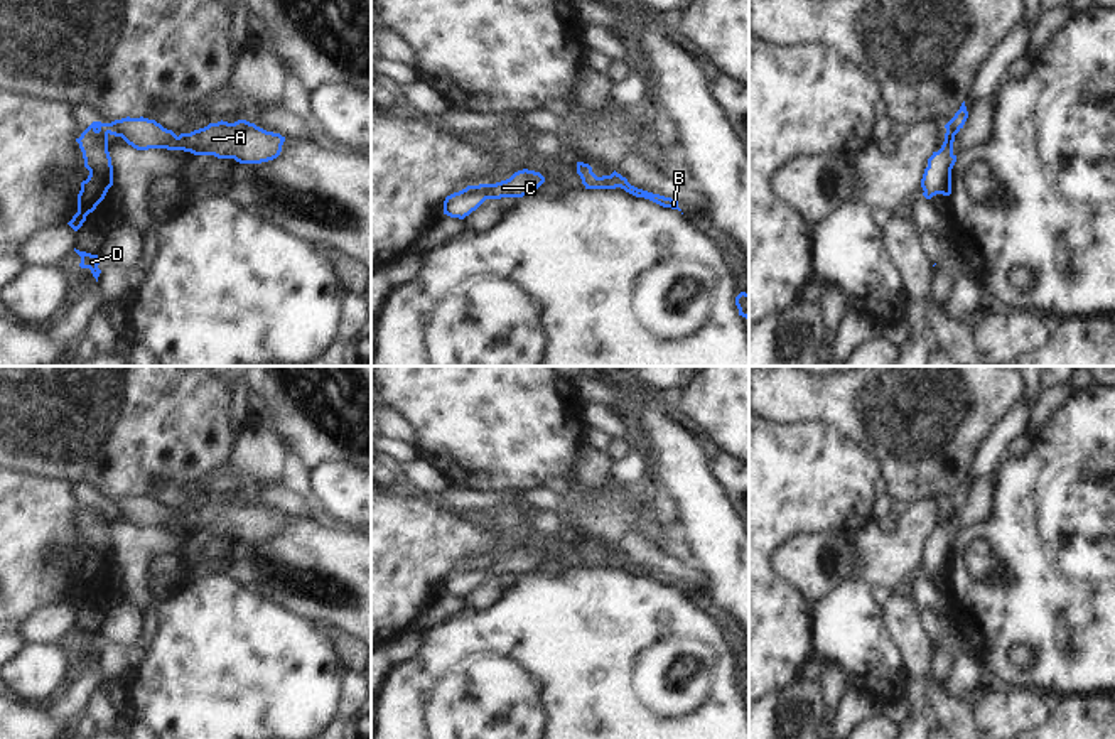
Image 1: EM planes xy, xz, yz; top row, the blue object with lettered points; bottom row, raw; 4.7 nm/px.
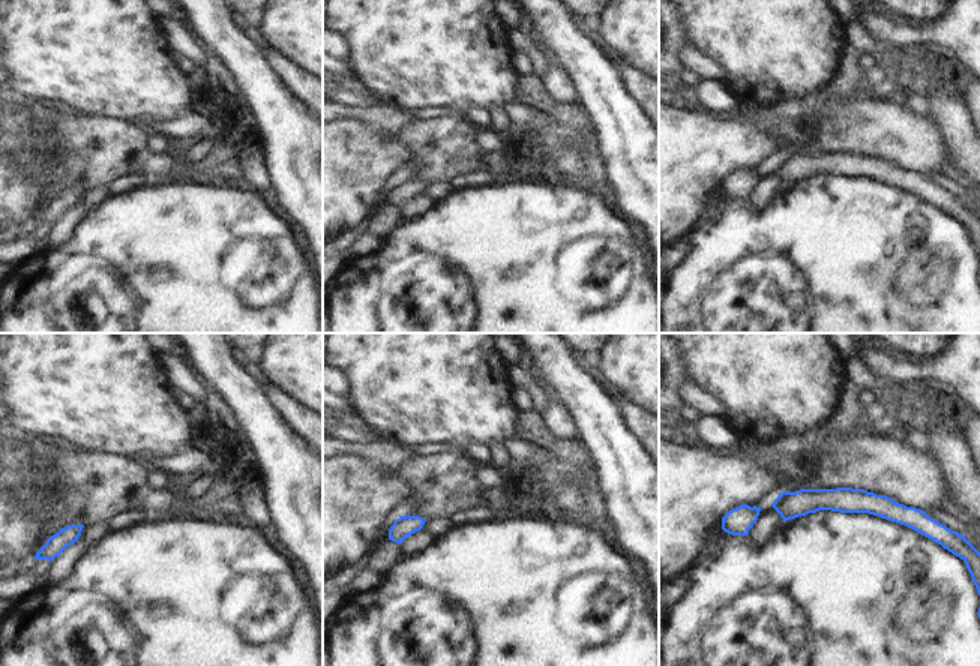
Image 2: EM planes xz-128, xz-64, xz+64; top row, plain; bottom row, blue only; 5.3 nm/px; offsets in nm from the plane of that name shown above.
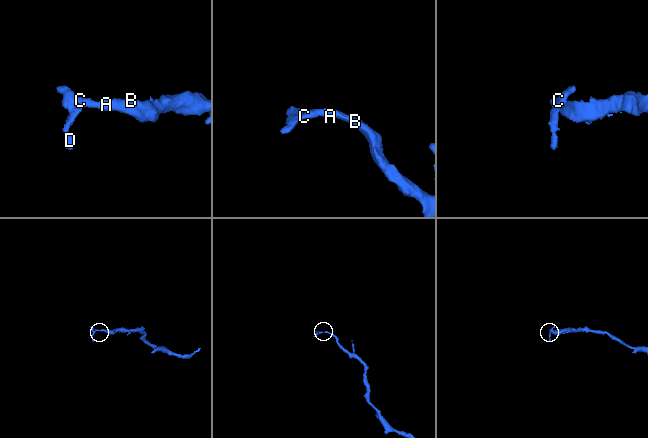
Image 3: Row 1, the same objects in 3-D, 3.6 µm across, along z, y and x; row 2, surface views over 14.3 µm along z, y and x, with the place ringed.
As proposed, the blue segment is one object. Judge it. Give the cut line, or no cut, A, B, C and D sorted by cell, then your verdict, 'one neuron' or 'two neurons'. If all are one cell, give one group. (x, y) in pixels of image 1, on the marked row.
cut none; groups A B C D; one neuron

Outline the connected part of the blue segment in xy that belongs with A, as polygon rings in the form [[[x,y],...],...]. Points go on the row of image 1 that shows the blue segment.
[[[121,118],[111,123],[93,121],[76,142],[89,170],[78,194],[78,213],[67,223],[78,231],[86,216],[96,209],[113,186],[113,165],[108,152],[108,137],[121,137],[137,150],[167,148],[194,155],[234,159],[240,164],[261,164],[280,155],[285,137],[267,132],[255,123],[238,120],[218,121],[179,137],[148,118]]]

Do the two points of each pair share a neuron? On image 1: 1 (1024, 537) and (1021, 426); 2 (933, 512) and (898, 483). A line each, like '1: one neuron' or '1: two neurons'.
1: two neurons
2: two neurons

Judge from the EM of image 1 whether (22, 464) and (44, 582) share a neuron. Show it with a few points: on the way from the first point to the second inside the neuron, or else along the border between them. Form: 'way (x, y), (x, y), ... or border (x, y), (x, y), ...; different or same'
border (17, 471), (39, 474), (46, 480); different

